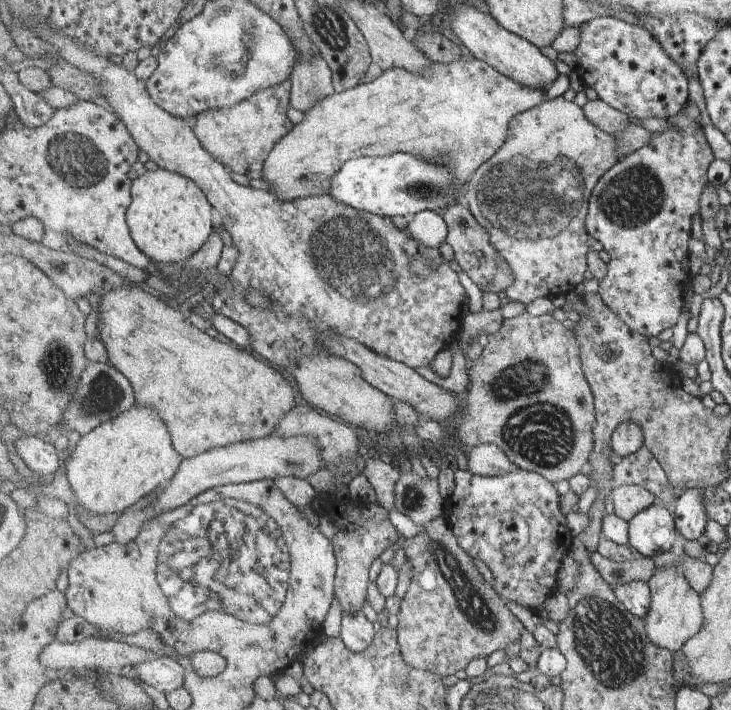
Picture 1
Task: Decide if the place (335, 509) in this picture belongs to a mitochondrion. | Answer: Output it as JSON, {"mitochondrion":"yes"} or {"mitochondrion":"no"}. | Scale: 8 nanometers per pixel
{"mitochondrion":"no"}

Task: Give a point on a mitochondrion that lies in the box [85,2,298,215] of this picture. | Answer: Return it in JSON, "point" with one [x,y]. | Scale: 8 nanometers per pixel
{"point":[237,58]}

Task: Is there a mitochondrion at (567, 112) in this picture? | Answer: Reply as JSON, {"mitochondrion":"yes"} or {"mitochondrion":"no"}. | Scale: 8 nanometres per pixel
{"mitochondrion":"no"}

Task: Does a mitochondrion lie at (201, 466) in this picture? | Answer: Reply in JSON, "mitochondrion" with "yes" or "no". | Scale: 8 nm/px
{"mitochondrion":"no"}

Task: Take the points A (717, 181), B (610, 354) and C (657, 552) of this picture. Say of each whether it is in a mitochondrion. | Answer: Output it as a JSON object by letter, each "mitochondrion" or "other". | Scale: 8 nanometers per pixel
{"A":"other","B":"other","C":"other"}

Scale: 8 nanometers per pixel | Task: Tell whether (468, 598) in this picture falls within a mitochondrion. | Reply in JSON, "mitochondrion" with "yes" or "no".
{"mitochondrion":"yes"}

